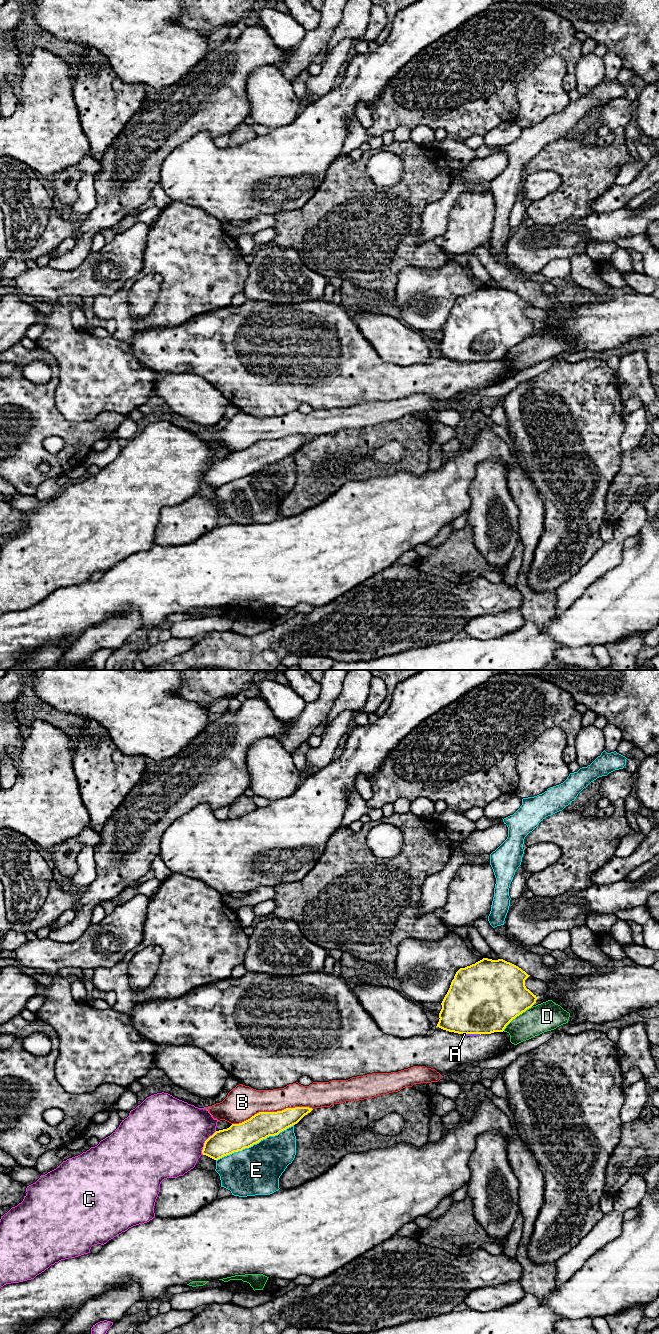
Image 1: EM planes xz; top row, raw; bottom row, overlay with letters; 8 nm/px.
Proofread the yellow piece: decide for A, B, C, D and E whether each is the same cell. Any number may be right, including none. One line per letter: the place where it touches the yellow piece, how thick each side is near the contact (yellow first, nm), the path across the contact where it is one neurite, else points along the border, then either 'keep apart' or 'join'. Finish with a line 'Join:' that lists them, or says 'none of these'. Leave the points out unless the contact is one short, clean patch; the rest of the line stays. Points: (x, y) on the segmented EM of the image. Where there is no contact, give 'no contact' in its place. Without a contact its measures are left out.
A: meets yellow in xz at (472, 1033); 500 nm thick on the yellow side, 20 nm on the other; keep apart
B: meets yellow in xz at (272, 1112); 200 nm thick on the yellow side, 260 nm on the other; keep apart
C: meets yellow in xz at (205, 1142); 220 nm thick on the yellow side, 480 nm on the other; keep apart
D: meets yellow in xz at (516, 1016); 500 nm thick on the yellow side, 240 nm on the other; keep apart
E: meets yellow in xz at (254, 1143); 220 nm thick on the yellow side, 380 nm on the other; keep apart
Join: none of these

